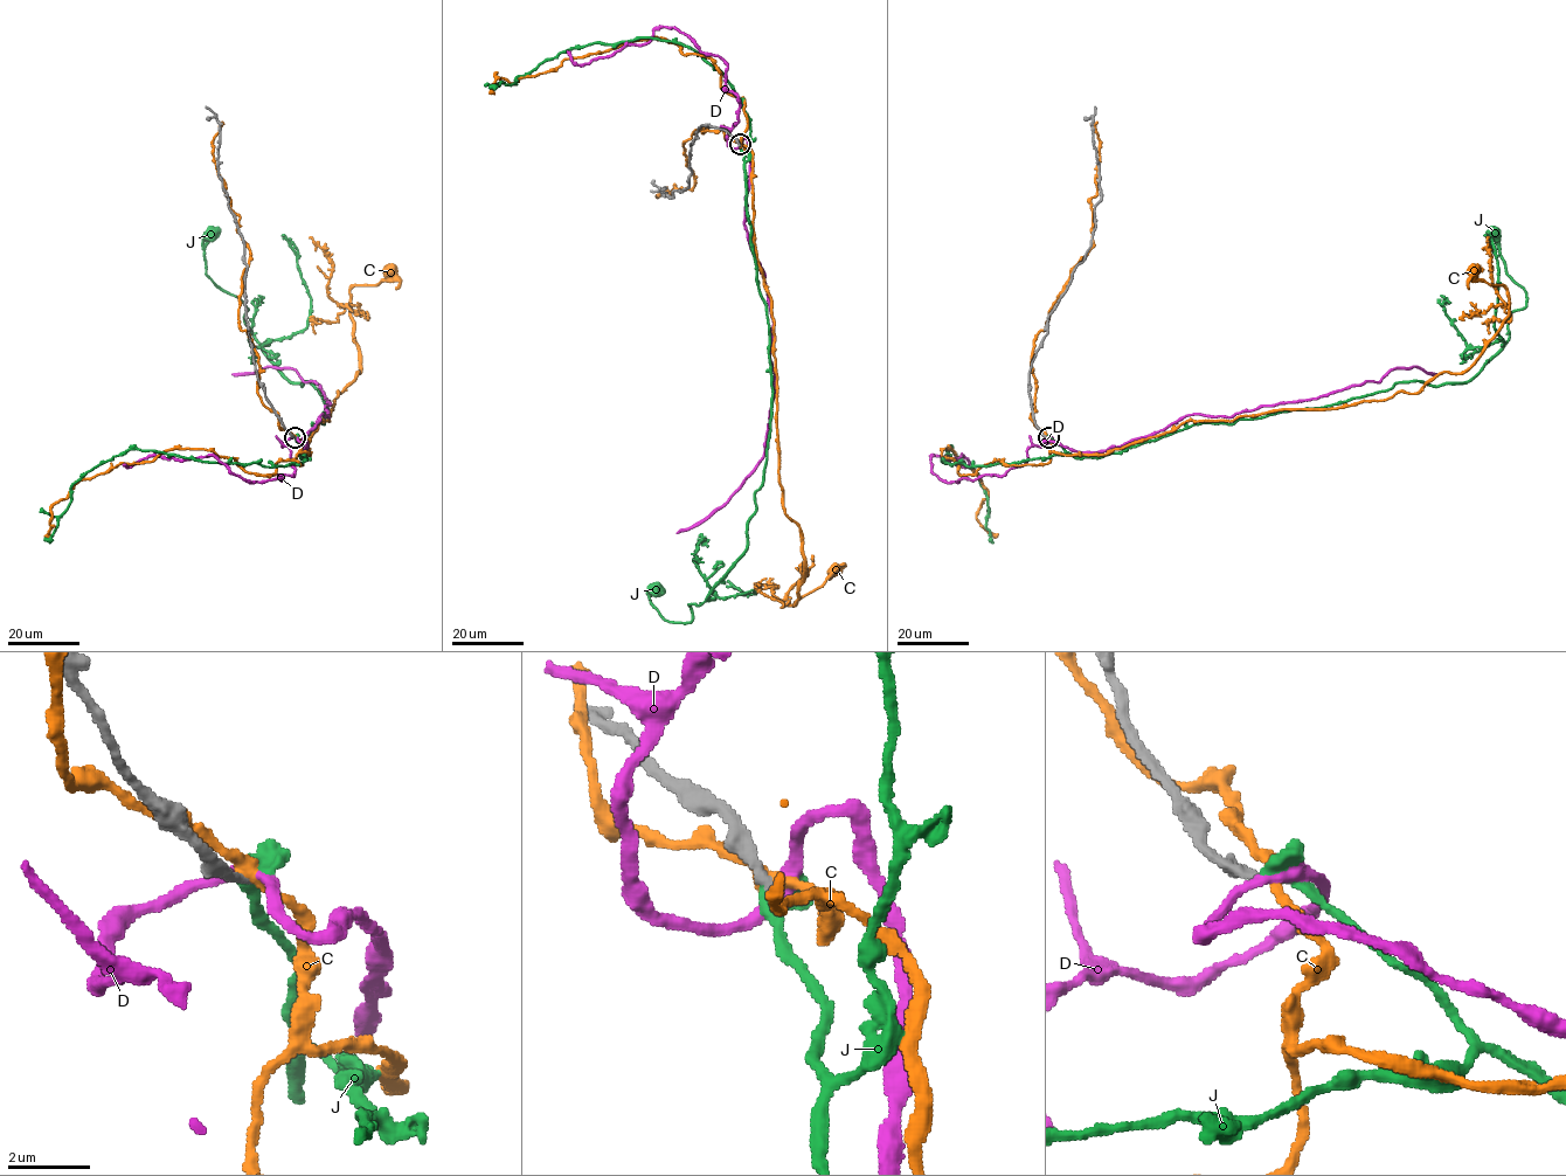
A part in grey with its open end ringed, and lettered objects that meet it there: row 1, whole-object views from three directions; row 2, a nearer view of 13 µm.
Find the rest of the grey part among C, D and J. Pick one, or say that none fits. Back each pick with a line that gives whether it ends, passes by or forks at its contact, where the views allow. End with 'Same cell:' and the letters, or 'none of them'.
J: it passes by
Same cell: J

